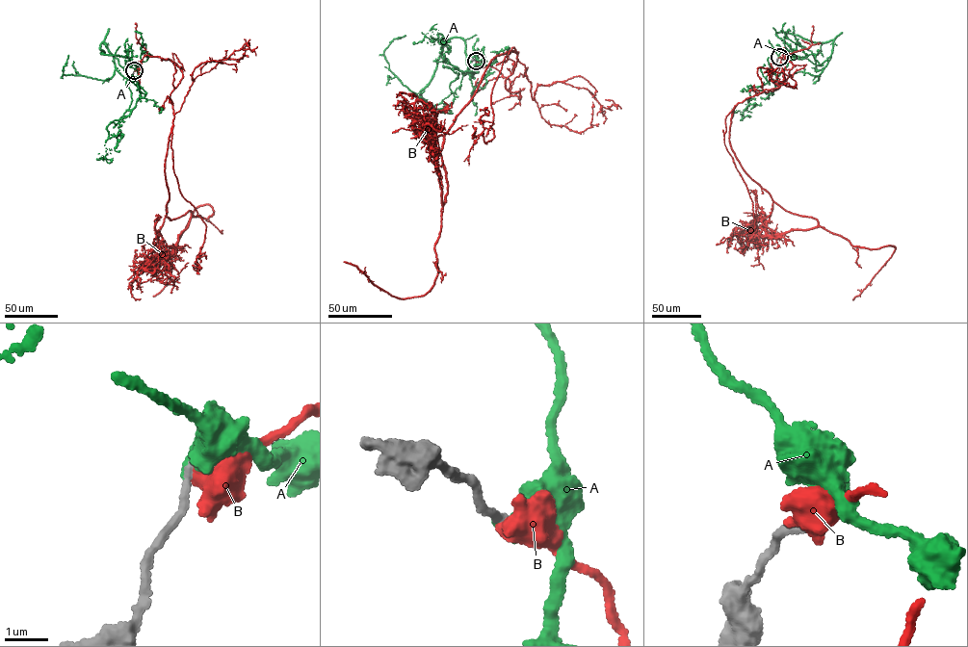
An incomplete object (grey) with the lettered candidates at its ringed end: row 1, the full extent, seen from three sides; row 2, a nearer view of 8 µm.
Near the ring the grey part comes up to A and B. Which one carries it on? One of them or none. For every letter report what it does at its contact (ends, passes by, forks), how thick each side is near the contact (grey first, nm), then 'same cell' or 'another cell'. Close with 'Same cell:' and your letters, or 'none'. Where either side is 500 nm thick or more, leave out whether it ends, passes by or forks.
A: it ends; calibres 160 and 380 nm; same cell
B: calibres 160 and 550 nm; another cell
Same cell: A

